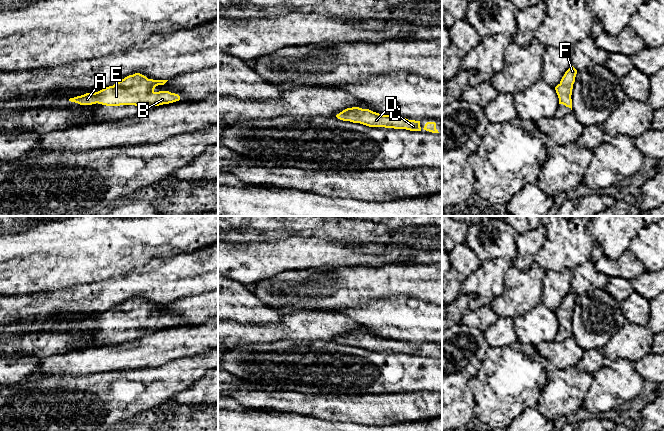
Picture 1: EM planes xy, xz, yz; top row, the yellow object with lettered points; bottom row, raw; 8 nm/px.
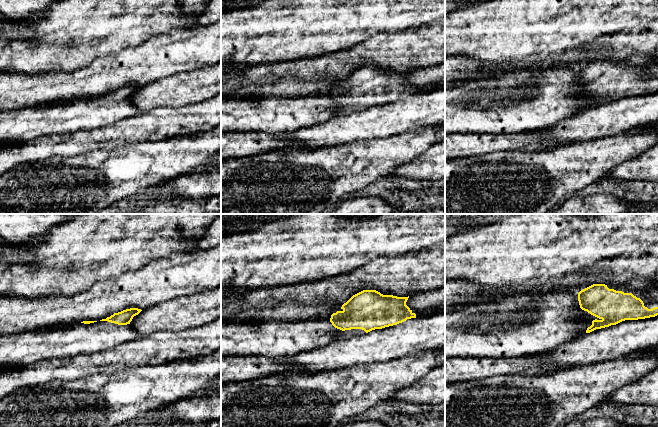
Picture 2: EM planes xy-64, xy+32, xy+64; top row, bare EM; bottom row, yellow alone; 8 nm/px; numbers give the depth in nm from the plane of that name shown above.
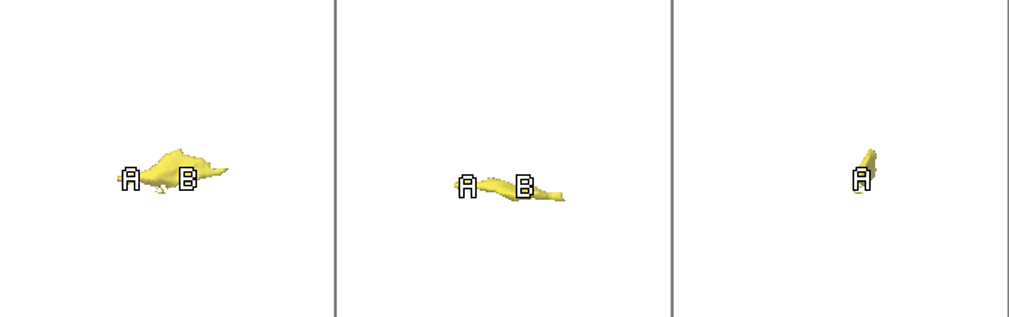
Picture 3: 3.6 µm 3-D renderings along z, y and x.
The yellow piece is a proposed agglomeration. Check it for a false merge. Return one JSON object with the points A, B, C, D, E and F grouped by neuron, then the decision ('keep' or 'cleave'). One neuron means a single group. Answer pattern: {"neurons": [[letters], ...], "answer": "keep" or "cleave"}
{"neurons": [["A", "B", "C", "D", "E", "F"]], "answer": "keep"}

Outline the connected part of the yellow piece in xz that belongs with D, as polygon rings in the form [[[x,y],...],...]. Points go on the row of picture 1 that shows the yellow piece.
[[[359,107],[347,108],[336,115],[343,121],[360,123],[369,127],[385,127],[394,129],[406,129],[410,131],[421,131],[420,121],[408,120],[391,115],[382,115],[369,109]]]

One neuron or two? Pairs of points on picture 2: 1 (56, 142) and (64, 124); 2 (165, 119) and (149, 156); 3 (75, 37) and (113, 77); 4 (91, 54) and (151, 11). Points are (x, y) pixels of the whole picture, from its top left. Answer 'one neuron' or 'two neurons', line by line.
1: two neurons
2: two neurons
3: two neurons
4: one neuron

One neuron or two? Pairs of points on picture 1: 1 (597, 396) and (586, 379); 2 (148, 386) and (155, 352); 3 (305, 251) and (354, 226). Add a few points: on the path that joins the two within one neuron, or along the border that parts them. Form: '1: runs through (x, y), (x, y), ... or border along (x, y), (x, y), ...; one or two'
1: border along (593, 375), (592, 382), (581, 406); two
2: border along (175, 360), (157, 366), (129, 369); two
3: border along (306, 236), (352, 241); two

